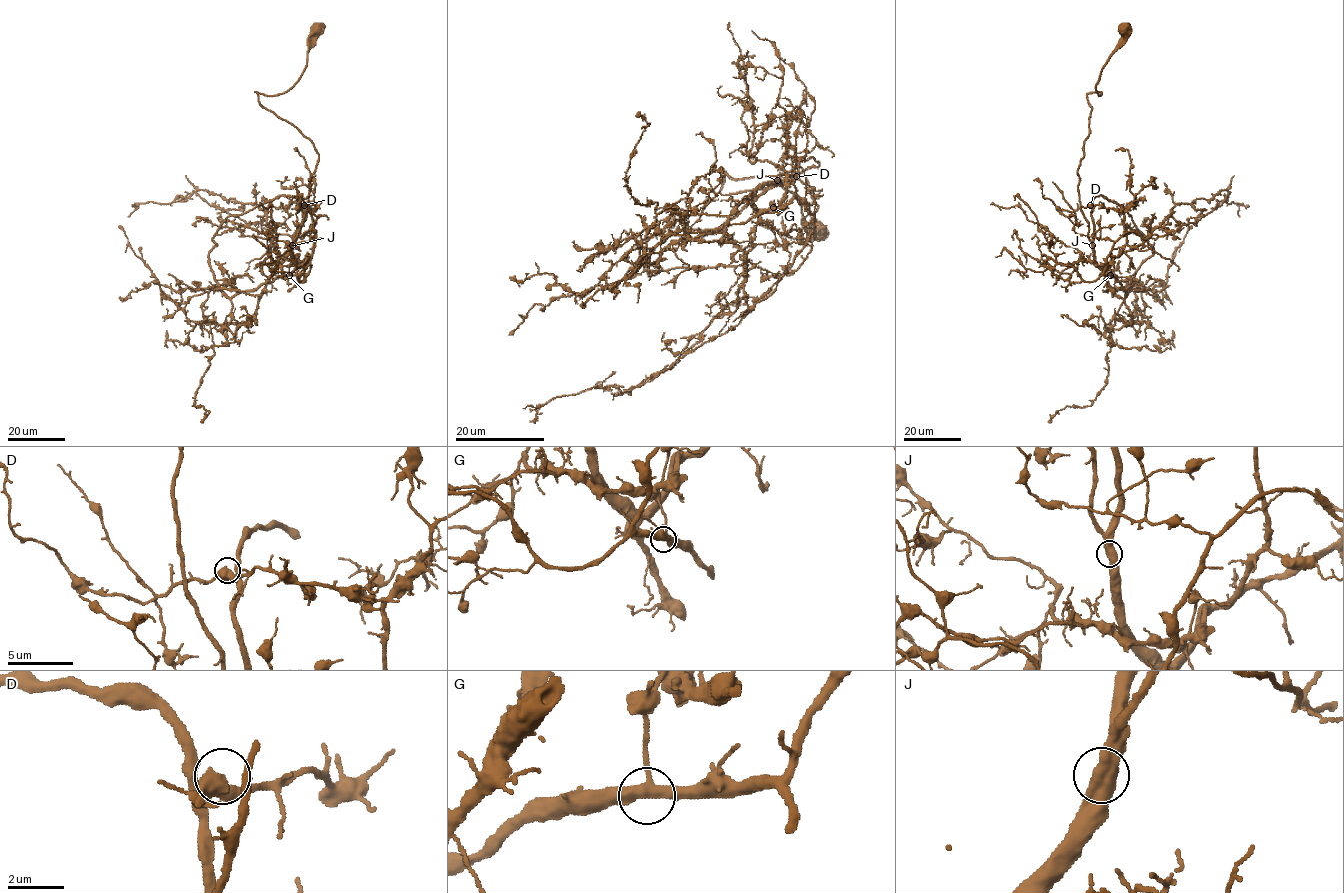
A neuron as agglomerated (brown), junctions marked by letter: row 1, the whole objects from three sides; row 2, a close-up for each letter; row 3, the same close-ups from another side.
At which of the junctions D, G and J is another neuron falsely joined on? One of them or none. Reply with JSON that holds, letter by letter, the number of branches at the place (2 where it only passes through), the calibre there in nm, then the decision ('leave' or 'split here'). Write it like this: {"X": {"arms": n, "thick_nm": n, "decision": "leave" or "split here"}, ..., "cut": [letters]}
{"D": {"arms": 3, "thick_nm": 460, "decision": "leave"}, "G": {"arms": 3, "thick_nm": 380, "decision": "leave"}, "J": {"arms": 2, "thick_nm": 600, "decision": "leave"}, "cut": []}

